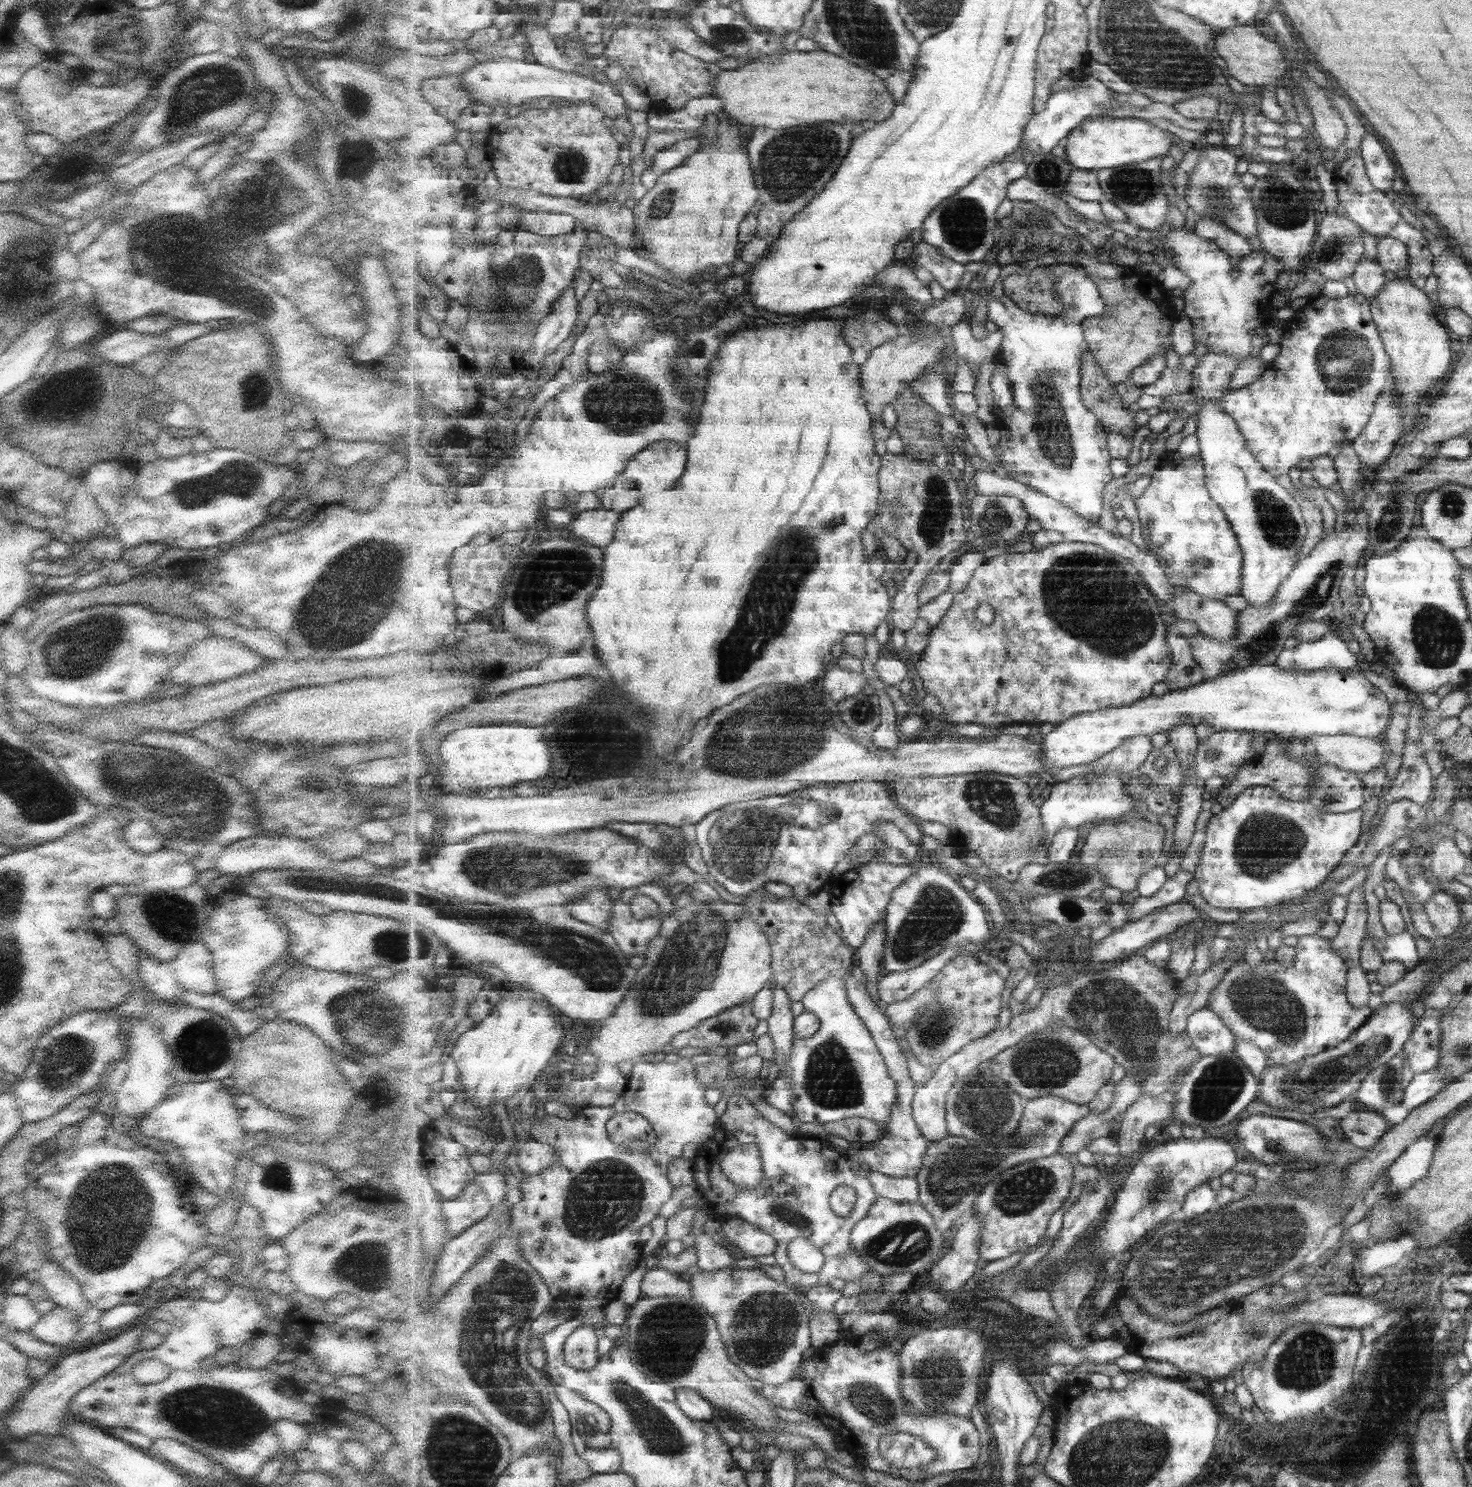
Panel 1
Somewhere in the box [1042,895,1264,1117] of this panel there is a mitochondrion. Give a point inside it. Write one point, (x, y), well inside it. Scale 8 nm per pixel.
(1116, 1016)

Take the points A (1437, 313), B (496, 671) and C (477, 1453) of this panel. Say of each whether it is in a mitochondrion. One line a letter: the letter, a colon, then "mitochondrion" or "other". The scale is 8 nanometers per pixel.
A: other
B: other
C: mitochondrion

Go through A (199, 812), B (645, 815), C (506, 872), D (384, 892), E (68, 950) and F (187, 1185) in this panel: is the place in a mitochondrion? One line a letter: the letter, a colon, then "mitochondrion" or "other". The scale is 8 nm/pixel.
A: mitochondrion
B: other
C: mitochondrion
D: mitochondrion
E: other
F: other

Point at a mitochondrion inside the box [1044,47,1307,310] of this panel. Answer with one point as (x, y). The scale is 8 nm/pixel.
(1135, 187)

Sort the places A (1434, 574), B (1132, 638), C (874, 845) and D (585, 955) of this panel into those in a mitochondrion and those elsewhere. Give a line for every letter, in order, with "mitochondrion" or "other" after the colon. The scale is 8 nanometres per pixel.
A: other
B: mitochondrion
C: other
D: mitochondrion

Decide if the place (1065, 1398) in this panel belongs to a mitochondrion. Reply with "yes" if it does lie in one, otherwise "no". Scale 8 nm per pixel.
no

